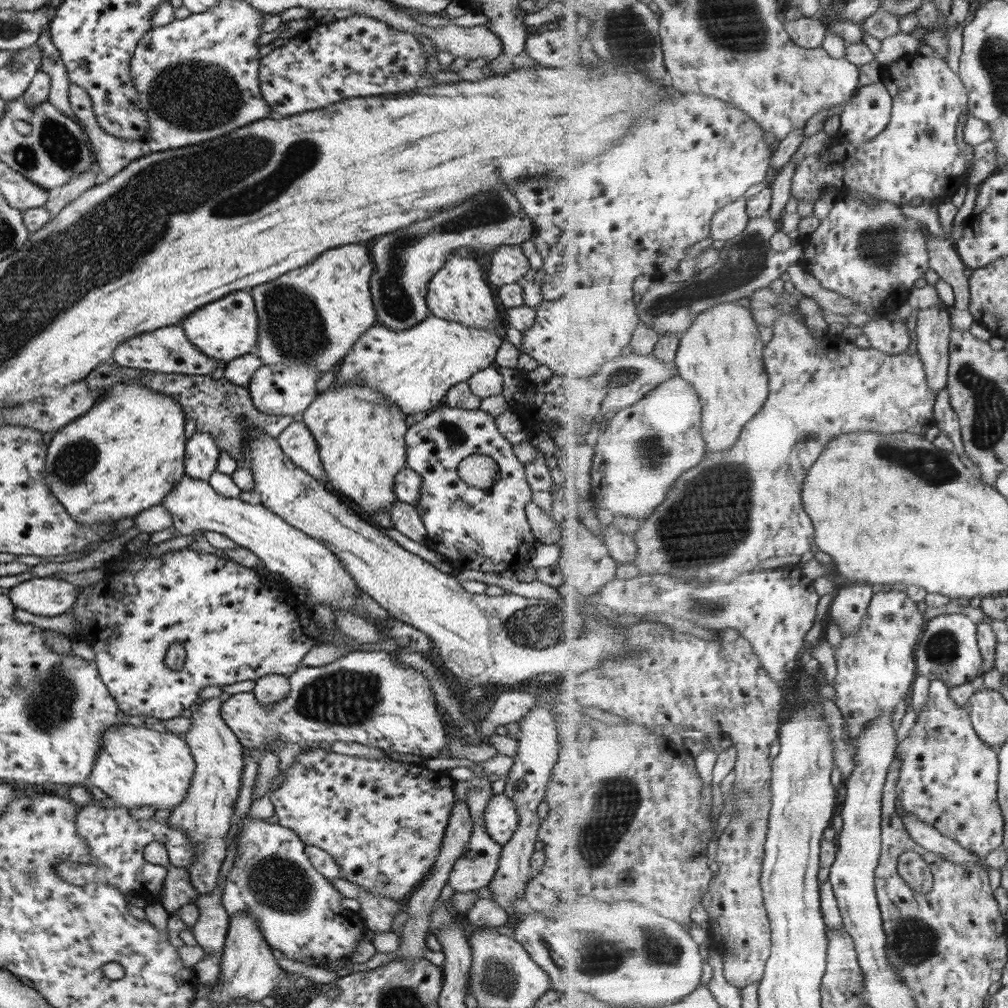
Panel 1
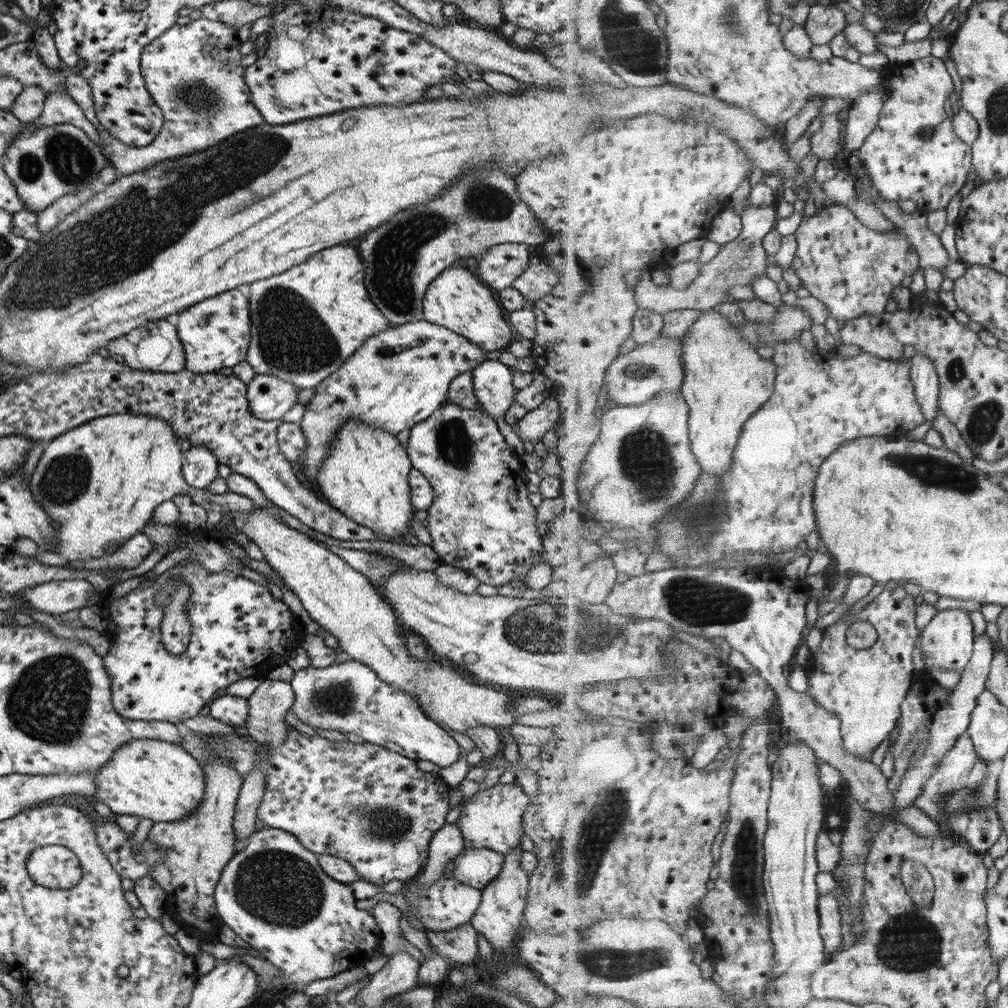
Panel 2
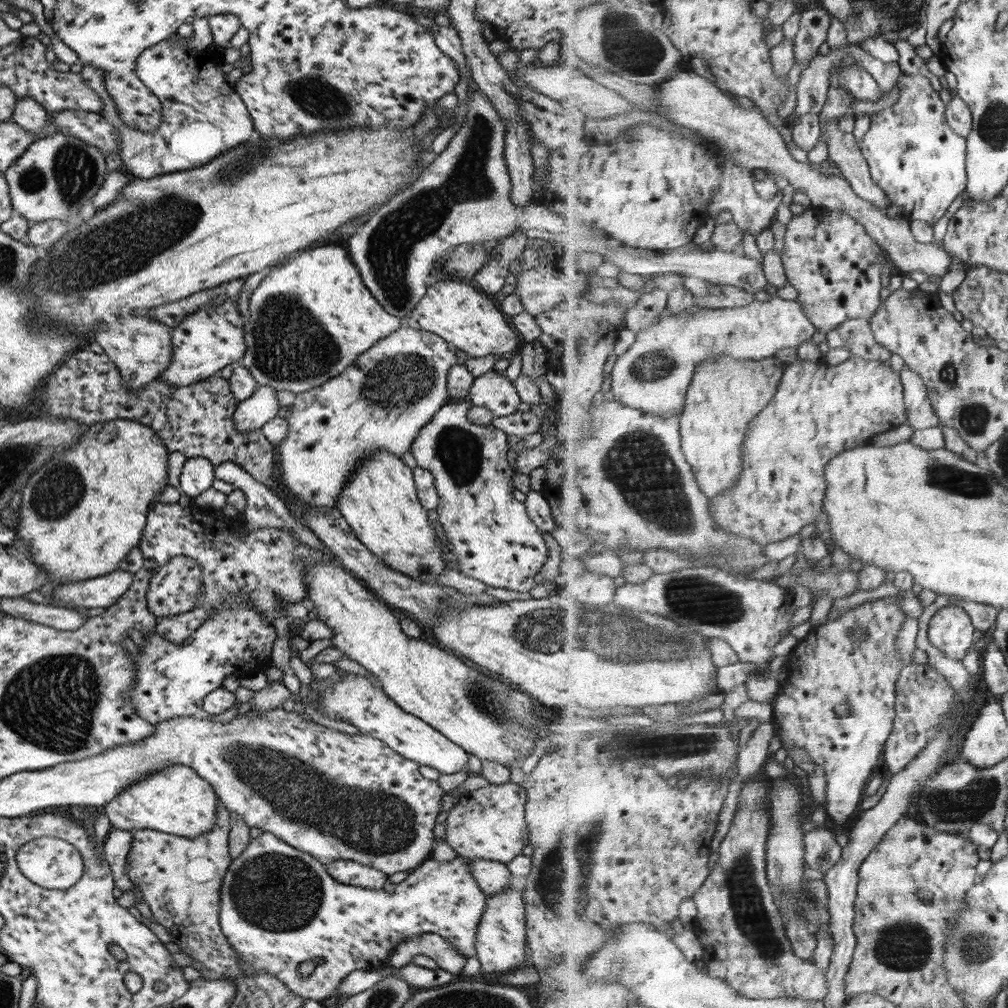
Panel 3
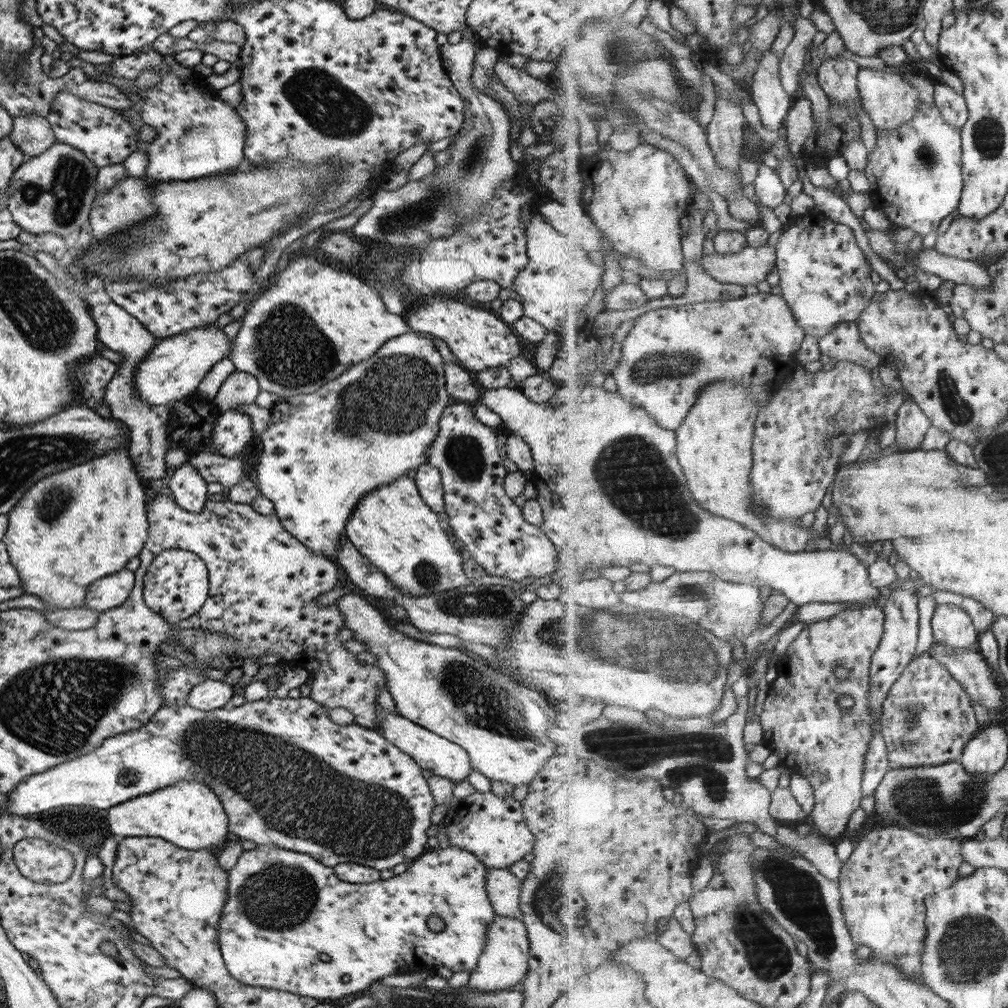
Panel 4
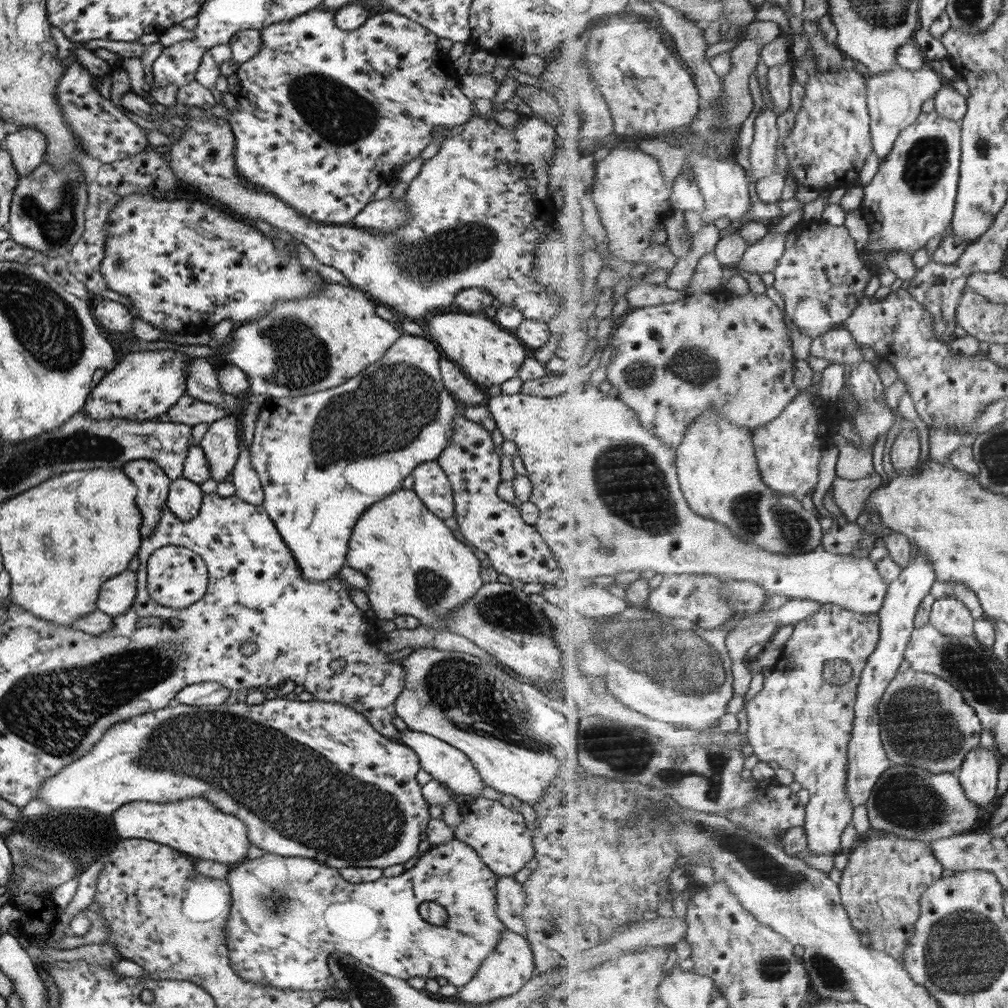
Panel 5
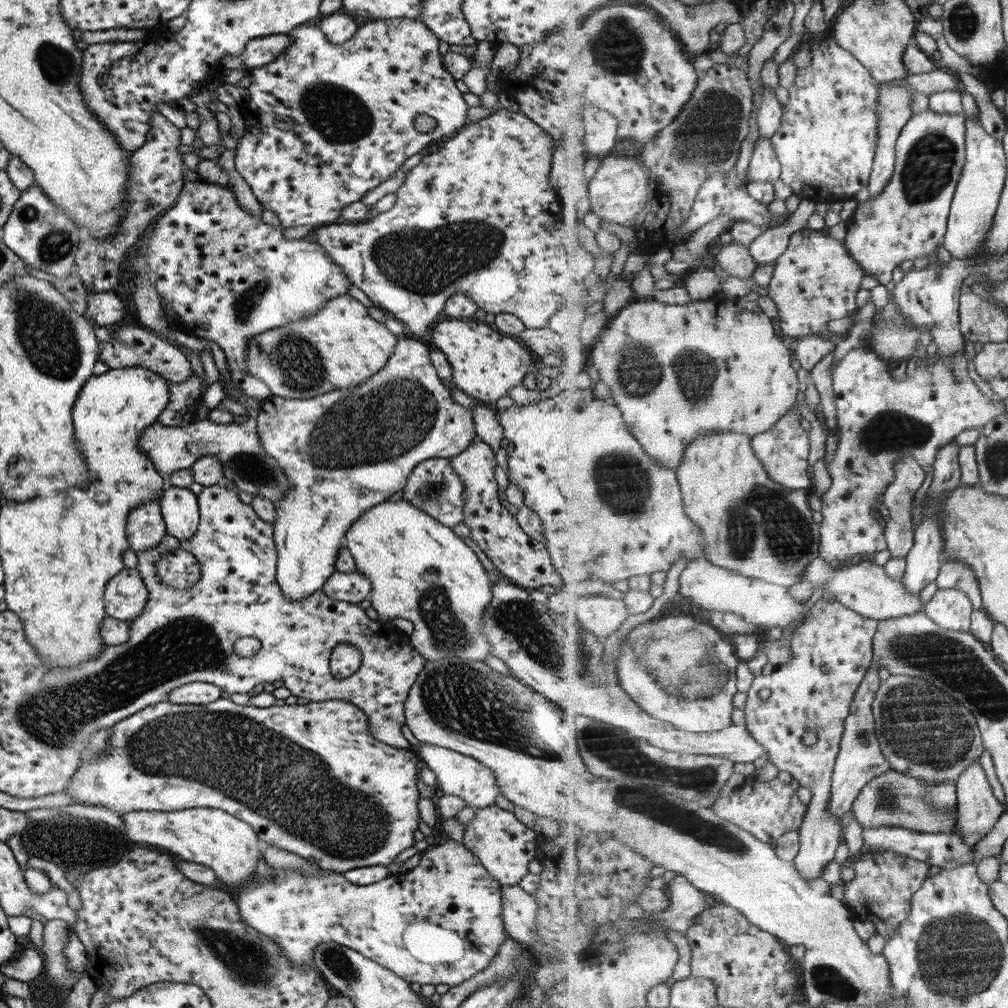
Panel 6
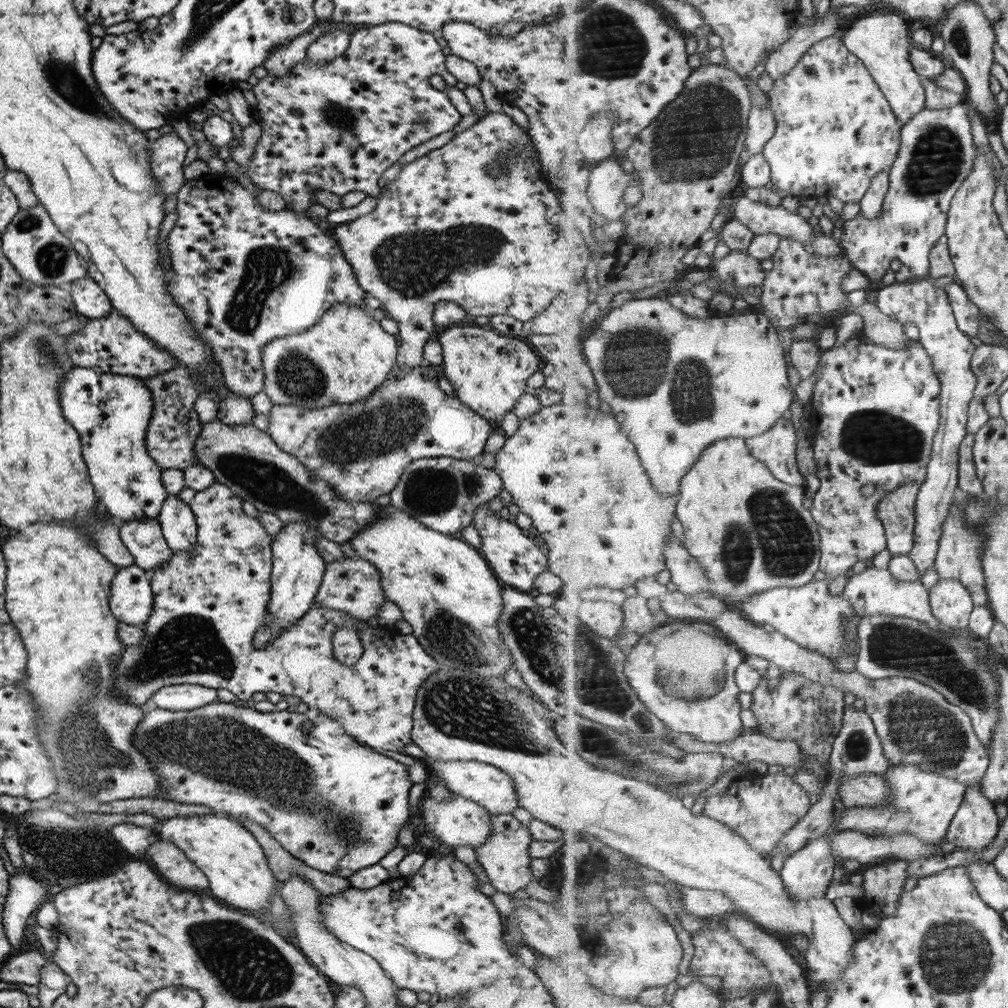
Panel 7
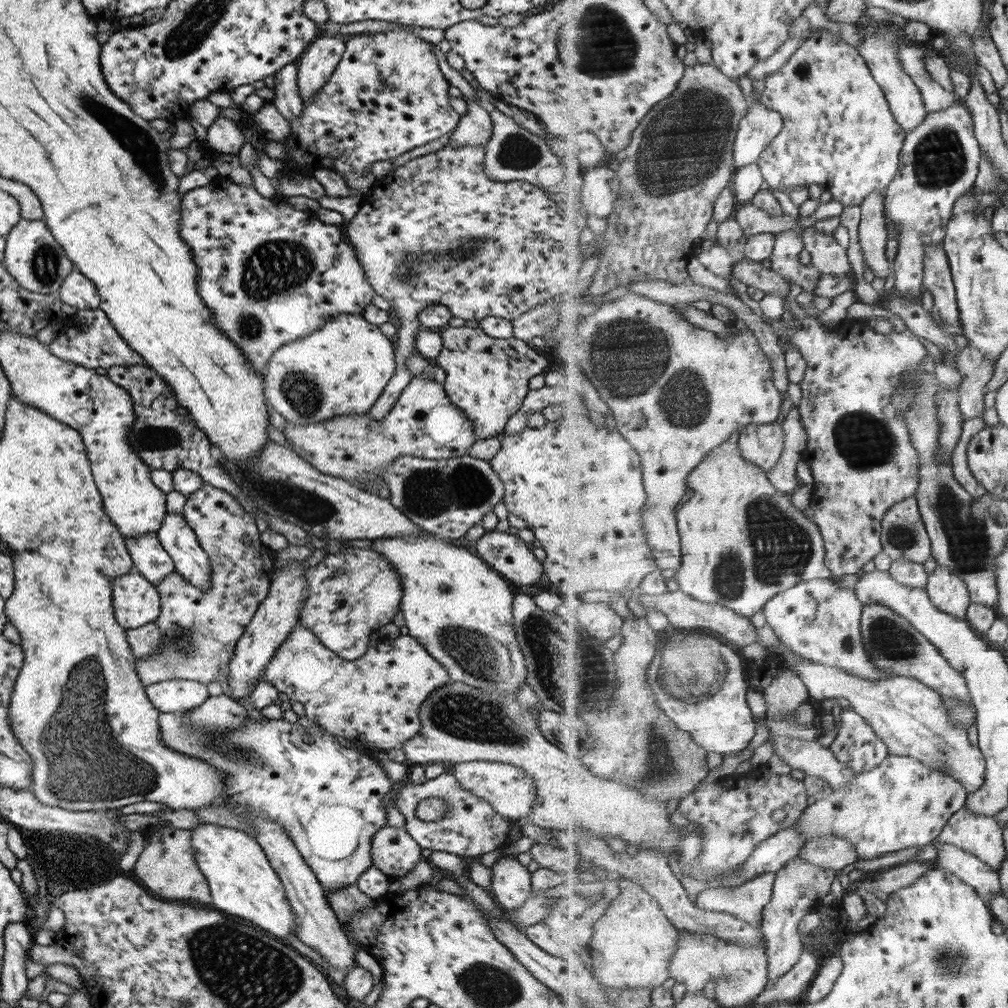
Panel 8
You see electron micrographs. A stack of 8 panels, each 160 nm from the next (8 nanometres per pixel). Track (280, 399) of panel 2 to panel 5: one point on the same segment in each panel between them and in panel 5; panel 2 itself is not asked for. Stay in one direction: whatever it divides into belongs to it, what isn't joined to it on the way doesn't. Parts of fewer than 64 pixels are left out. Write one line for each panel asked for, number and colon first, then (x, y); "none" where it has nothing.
3: (261, 406)
4: (233, 429)
5: (220, 443)

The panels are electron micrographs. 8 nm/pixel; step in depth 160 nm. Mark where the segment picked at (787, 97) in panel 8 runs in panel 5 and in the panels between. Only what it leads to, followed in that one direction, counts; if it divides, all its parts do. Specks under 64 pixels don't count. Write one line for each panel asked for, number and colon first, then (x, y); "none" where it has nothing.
5: (831, 140)
6: (827, 144)
7: (836, 130)

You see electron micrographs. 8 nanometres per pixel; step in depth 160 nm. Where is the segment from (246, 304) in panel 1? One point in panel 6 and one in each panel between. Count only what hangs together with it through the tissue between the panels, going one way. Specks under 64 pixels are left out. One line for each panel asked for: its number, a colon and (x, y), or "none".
2: (214, 333)
3: (211, 337)
4: (173, 368)
5: (142, 386)
6: (109, 412)

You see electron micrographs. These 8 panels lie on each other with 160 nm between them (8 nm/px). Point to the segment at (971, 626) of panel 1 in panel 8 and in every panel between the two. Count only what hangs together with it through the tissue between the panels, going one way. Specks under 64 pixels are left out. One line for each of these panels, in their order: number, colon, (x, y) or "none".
2: (947, 642)
3: (950, 629)
4: (952, 625)
5: (950, 616)
6: (951, 608)
7: (952, 603)
8: (949, 592)

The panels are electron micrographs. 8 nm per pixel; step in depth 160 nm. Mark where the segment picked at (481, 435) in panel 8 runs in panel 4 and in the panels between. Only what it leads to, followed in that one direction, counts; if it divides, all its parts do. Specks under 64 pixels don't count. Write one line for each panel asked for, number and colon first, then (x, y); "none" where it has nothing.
4: (479, 339)
5: (485, 353)
6: (484, 364)
7: (488, 373)

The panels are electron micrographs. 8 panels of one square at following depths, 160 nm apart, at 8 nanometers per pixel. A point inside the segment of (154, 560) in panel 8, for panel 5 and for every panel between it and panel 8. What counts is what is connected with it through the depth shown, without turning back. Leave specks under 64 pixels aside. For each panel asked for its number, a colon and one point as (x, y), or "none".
5: (151, 483)
6: (144, 526)
7: (142, 537)

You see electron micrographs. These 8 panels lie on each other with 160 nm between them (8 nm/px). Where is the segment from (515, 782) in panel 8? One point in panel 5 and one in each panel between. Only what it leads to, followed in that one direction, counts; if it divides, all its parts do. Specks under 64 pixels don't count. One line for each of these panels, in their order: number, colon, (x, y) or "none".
5: (443, 762)
6: (463, 776)
7: (487, 786)

